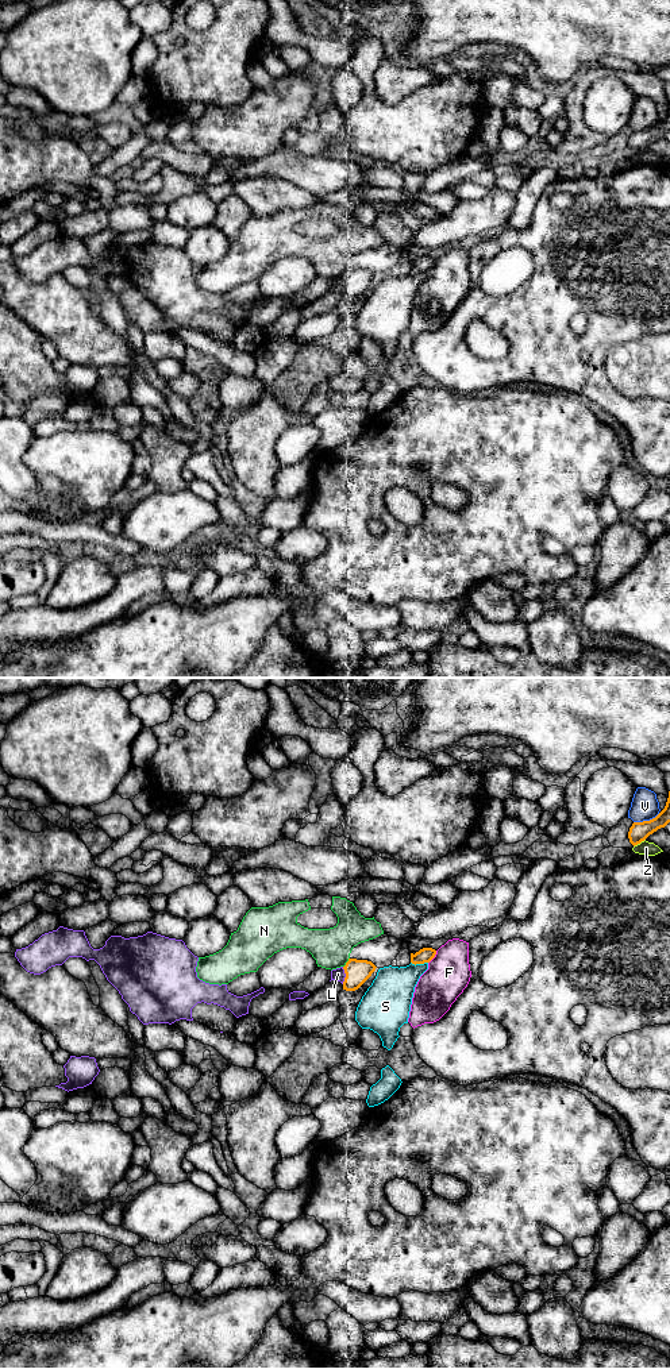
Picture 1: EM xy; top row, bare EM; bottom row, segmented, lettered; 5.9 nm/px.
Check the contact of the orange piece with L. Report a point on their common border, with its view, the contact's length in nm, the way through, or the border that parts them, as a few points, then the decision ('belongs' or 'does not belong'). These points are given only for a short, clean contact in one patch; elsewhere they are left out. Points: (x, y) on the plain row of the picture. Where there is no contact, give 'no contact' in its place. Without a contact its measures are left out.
meets orange in xy at (346, 284); contact 100 nm long; does not belong

